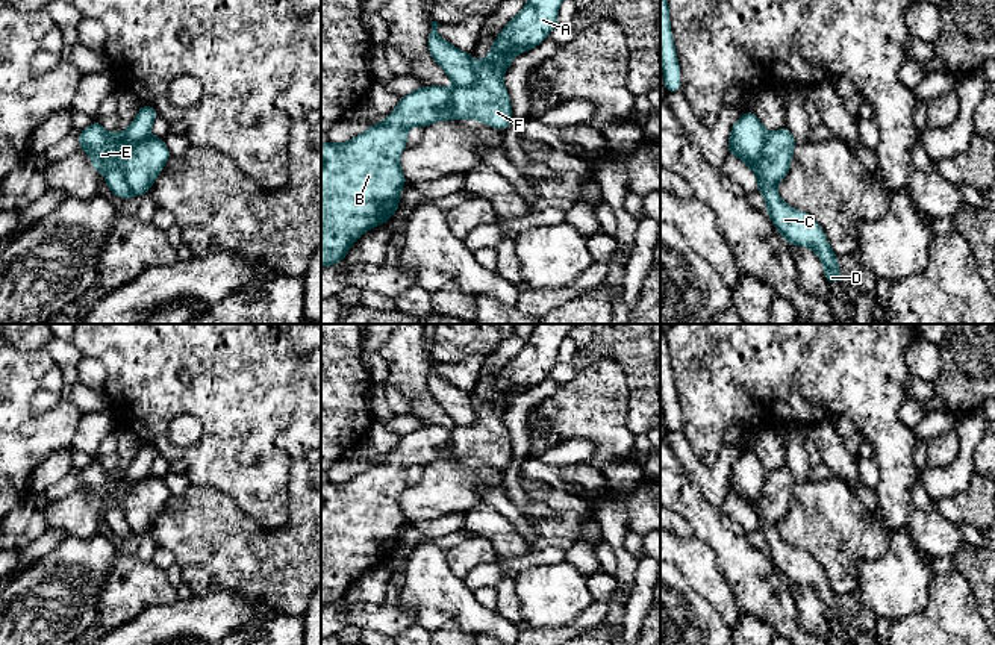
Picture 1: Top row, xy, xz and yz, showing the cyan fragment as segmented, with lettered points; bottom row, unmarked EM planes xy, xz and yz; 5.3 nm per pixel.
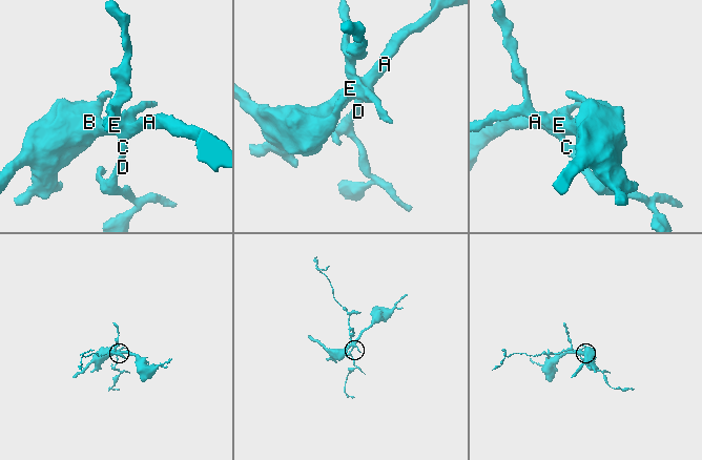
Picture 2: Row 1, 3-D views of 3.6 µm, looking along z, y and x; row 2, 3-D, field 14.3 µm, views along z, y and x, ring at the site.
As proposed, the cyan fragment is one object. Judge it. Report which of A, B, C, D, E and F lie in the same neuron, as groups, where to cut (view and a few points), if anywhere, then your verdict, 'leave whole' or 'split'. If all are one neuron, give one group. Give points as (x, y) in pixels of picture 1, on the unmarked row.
A B E F / C D; cut in xz along (473, 400), (474, 420), (468, 426), (455, 426); split

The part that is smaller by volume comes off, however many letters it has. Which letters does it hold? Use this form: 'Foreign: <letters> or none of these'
Foreign: C, D

